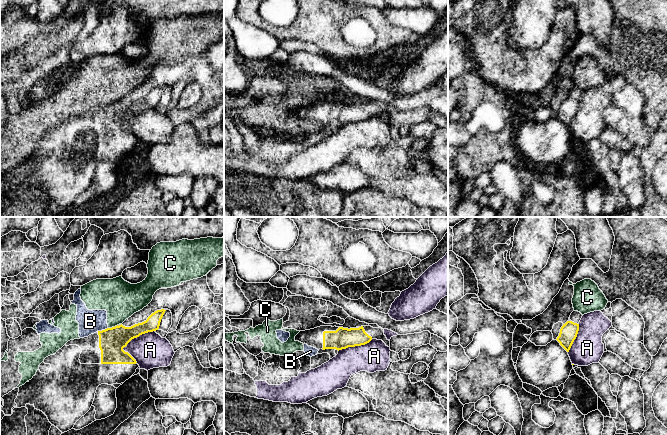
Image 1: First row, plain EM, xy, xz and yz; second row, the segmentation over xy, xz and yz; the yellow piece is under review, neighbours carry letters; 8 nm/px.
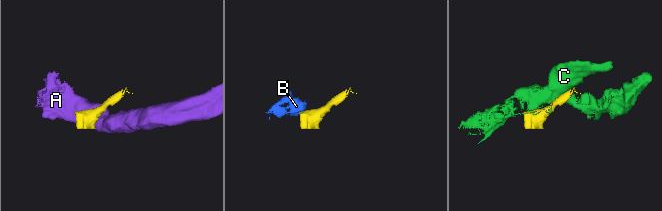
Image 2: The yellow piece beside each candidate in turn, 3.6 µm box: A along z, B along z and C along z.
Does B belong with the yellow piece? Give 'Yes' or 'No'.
No

